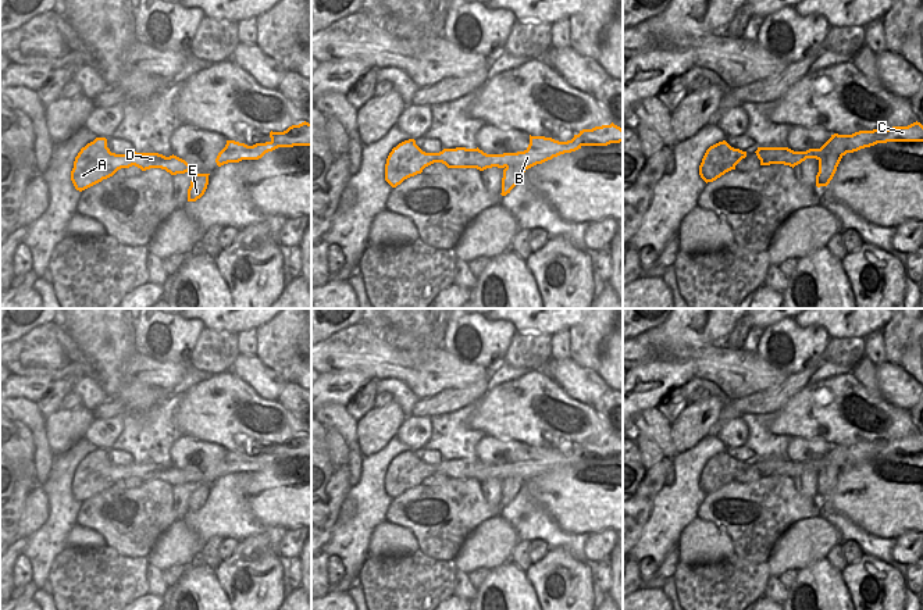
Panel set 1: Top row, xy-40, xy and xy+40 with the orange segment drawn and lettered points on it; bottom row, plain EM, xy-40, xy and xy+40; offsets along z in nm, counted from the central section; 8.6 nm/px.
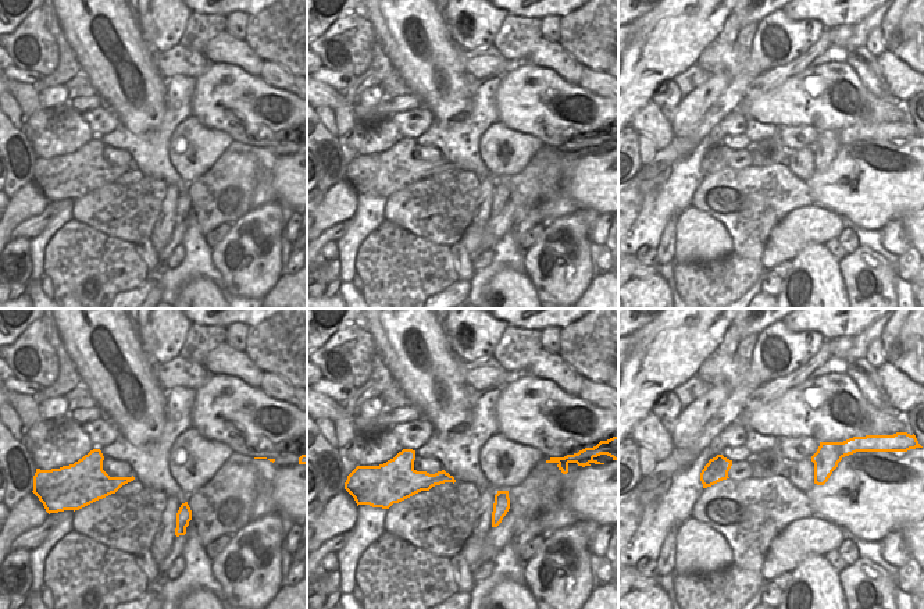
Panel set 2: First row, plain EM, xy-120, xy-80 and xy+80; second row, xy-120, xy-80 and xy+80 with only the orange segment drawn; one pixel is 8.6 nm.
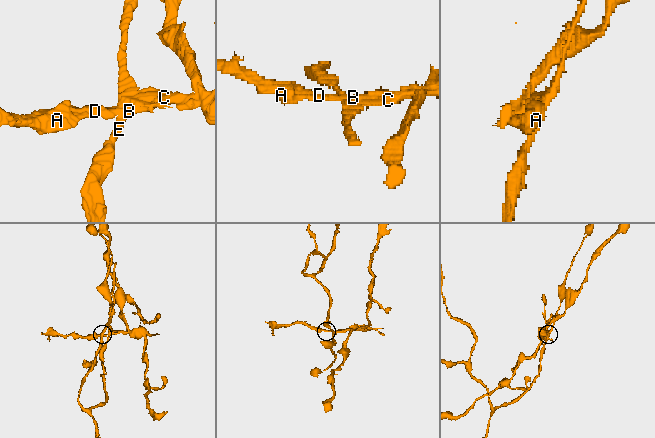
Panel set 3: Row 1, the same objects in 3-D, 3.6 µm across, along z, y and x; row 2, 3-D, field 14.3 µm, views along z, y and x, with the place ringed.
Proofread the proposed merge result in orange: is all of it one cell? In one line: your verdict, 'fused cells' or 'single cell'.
fused cells

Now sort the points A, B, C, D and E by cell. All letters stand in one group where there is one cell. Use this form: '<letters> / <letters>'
A B C D / E

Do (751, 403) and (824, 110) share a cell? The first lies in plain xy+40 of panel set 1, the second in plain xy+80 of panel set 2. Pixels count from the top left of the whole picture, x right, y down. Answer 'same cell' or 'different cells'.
different cells

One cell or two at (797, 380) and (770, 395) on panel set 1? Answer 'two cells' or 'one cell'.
one cell

